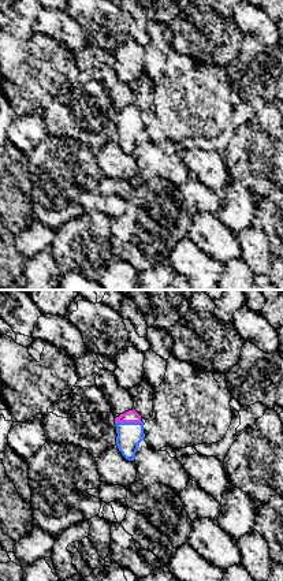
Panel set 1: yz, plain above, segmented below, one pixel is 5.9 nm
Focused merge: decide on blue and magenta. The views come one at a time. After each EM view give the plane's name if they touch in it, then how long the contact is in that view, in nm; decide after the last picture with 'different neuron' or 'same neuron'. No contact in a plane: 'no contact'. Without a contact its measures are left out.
contact in yz; length 160 nm

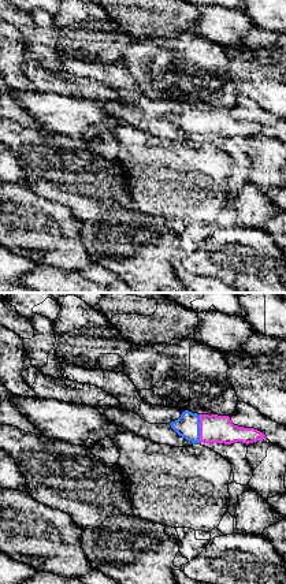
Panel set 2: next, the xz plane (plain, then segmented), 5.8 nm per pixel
contact in xz; length 170 nm

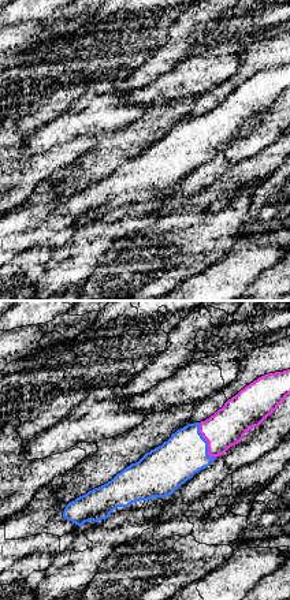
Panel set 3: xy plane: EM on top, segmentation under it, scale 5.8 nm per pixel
contact in xy; length 220 nm

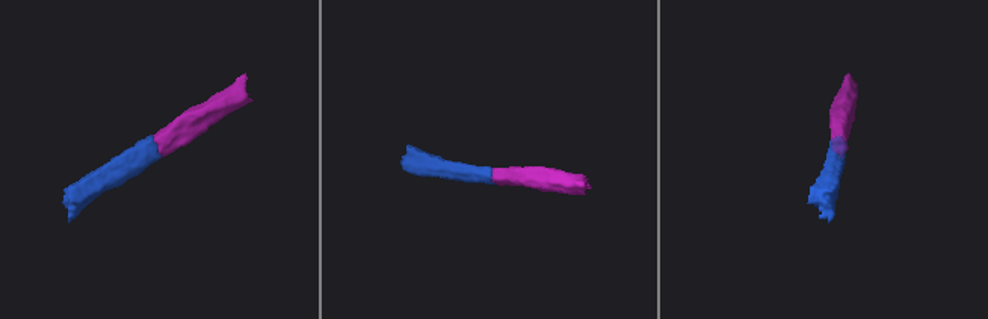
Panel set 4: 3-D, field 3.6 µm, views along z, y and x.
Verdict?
same neuron

